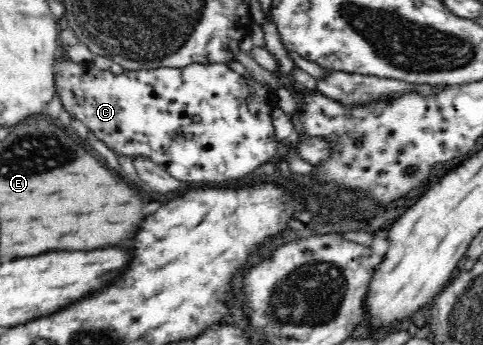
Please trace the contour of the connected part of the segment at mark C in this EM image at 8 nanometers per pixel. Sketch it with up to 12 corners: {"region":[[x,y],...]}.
{"region":[[235,59],[57,63],[116,153],[230,185],[278,149],[275,92]]}

